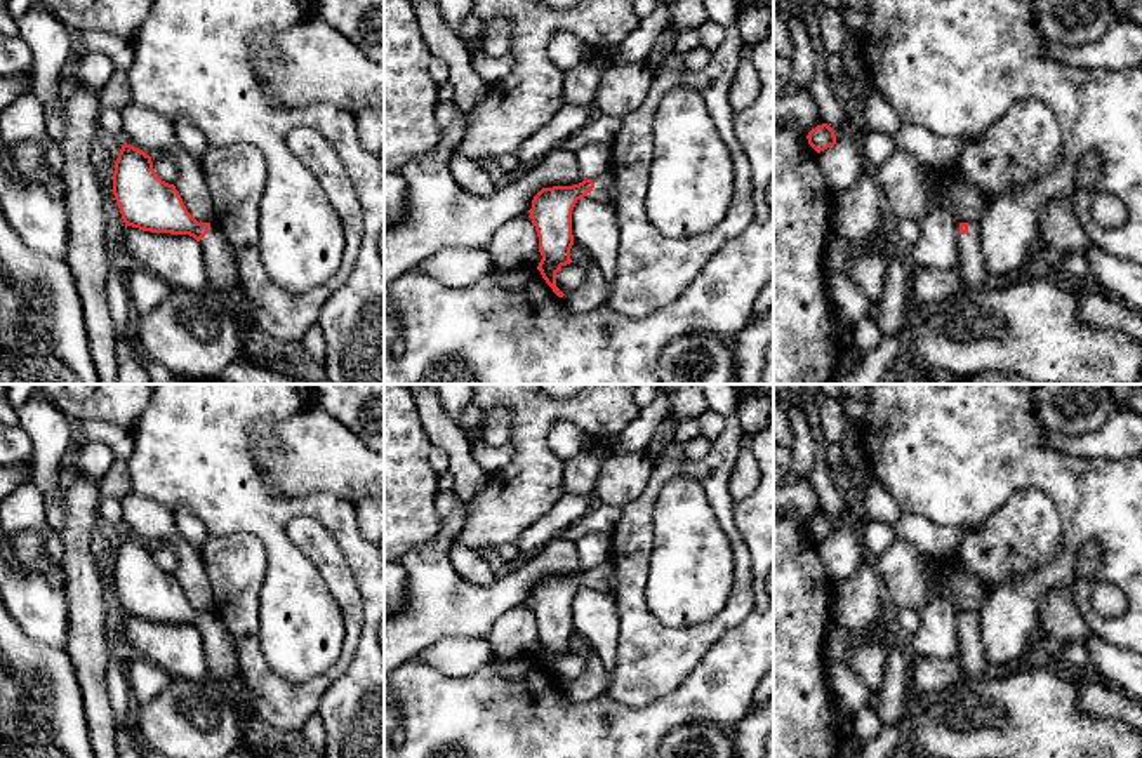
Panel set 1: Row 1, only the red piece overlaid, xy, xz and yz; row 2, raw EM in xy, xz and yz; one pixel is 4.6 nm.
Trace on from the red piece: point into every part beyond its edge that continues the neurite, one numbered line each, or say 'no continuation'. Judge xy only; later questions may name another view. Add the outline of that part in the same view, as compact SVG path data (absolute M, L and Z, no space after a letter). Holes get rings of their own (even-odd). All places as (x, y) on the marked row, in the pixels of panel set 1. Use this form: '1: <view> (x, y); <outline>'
1: xy (221, 266); M216 223L198 242L203 252L203 264L209 289L221 290L224 285L238 282L238 261L233 245Z

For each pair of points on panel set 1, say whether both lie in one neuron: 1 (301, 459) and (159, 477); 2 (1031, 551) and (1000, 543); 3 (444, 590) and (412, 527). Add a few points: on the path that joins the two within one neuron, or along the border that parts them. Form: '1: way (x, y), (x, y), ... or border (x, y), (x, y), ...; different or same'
1: border (252, 425), (252, 456), (270, 487), (287, 496); different
2: way (1024, 545), (1007, 543); same
3: border (442, 525), (431, 539), (412, 546), (402, 557); different

